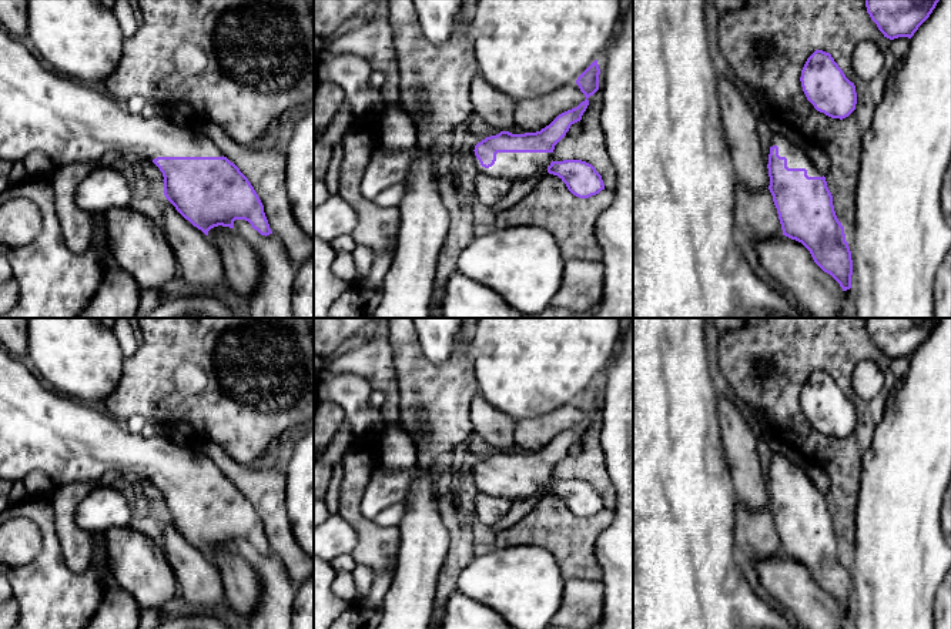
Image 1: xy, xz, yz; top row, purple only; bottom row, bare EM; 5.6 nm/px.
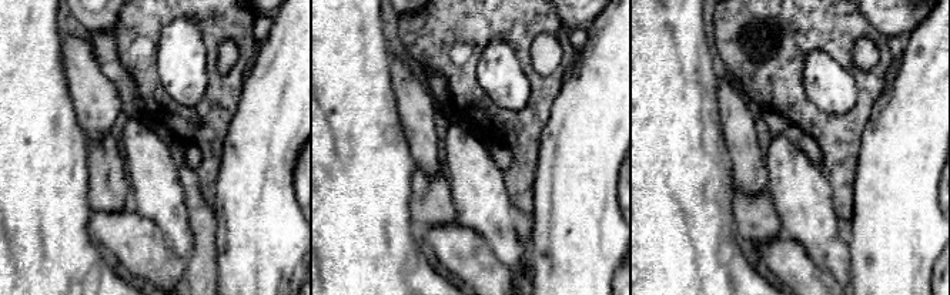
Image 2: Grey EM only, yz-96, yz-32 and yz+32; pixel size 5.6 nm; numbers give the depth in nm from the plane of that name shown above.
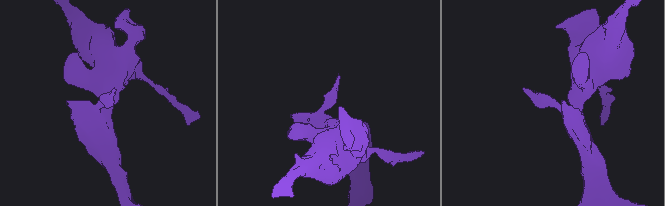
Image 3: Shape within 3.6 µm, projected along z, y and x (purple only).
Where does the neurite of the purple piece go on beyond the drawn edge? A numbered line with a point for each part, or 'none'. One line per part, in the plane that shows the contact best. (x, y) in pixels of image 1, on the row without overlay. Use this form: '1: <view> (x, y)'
1: xz (515, 487)

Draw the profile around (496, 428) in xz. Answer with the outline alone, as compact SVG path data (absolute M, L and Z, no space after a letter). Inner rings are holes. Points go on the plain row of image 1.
M479 392L473 394L471 399L471 419L475 434L486 444L502 451L515 446L516 421L486 402Z

